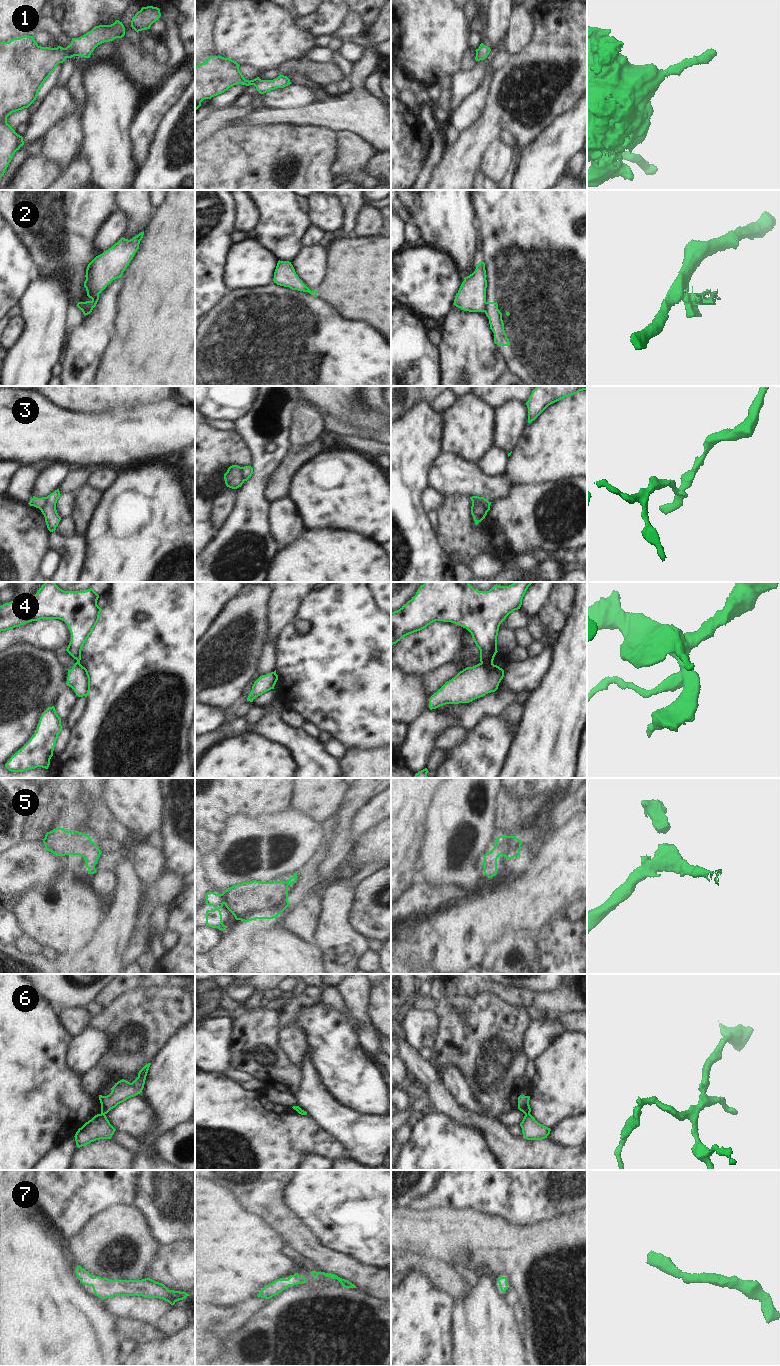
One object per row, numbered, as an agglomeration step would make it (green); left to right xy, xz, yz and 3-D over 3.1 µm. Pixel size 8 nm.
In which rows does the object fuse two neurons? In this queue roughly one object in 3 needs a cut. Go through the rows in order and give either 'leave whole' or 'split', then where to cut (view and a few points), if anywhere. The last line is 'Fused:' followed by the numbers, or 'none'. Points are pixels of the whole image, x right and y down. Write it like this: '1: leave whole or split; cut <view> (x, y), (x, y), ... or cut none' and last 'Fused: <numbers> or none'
1: leave whole; cut none
2: split; cut xy (85, 286), (93, 294), (98, 295)
3: split; cut yz (472, 502), (480, 502), (487, 511)
4: split; cut yz (480, 663), (485, 666), (492, 664)
5: leave whole; cut none
6: split; cut yz (525, 1113), (529, 1114)
7: leave whole; cut none
Fused: 2, 3, 4, 6

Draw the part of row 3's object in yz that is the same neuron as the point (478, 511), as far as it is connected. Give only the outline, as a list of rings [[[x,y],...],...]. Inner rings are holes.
[[[481,502],[472,503],[471,514],[473,516],[475,524],[477,525],[479,522],[481,522],[485,518],[485,516],[487,515],[487,511]]]

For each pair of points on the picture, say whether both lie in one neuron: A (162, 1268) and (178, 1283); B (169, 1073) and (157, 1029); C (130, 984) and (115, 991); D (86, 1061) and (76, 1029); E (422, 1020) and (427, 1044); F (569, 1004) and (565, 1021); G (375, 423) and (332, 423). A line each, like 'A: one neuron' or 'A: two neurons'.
A: one neuron
B: two neurons
C: one neuron
D: two neurons
E: one neuron
F: two neurons
G: two neurons

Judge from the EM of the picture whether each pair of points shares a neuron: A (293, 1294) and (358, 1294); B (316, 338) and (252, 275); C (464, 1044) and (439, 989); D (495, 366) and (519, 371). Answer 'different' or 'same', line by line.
A: same
B: different
C: different
D: different

